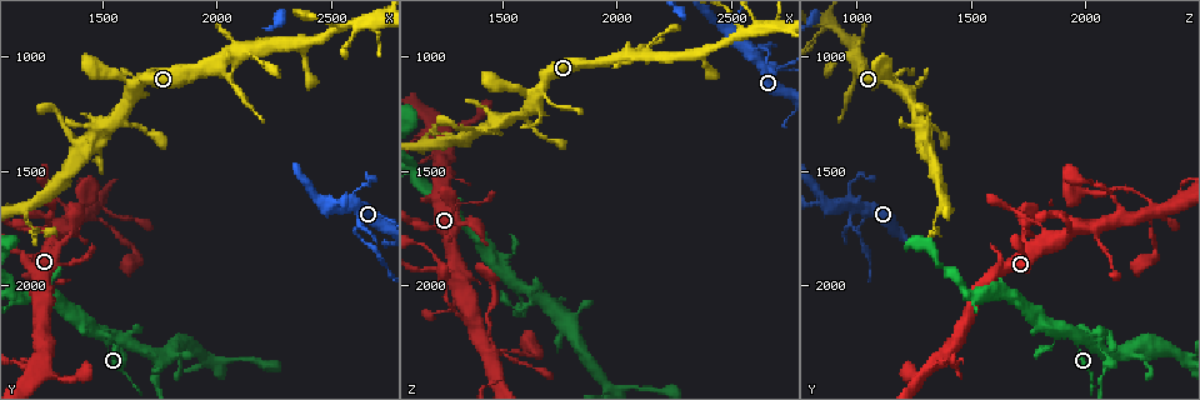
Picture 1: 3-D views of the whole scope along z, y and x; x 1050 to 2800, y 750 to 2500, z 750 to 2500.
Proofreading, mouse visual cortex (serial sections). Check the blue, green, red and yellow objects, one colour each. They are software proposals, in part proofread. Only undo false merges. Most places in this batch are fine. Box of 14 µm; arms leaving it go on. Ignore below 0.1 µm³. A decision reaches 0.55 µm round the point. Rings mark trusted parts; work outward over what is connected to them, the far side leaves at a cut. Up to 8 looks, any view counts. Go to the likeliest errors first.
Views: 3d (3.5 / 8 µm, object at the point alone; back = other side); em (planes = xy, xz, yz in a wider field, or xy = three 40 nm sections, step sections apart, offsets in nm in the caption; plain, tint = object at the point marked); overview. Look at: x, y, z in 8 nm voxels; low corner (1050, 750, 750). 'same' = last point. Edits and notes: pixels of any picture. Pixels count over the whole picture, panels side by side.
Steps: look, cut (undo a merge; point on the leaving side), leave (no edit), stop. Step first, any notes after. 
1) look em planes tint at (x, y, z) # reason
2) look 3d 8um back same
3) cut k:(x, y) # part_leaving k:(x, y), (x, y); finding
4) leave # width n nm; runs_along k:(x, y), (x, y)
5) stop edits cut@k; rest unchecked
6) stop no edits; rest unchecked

look 3d 3.5um at (2600, 1770, 1000) # sharp bend

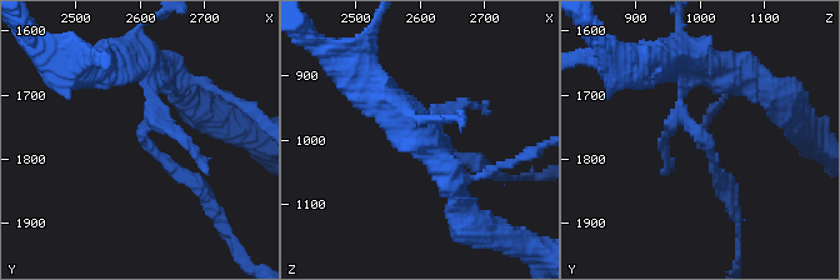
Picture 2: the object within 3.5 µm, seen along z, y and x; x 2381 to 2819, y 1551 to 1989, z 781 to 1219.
look em xy step 2 tint at (2600, 1765, 1000) # now the EM

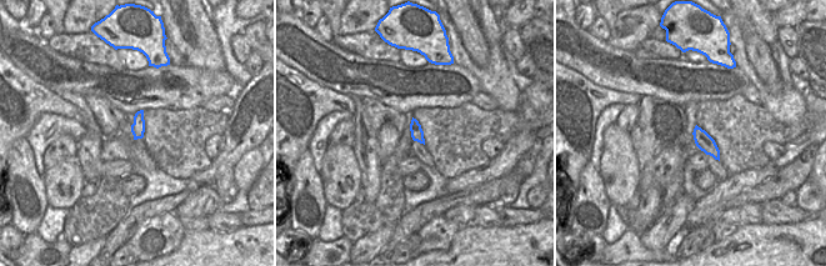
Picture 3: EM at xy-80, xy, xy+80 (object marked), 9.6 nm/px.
leave # runs_along 2:(148, 61), (140, 138), (201, 191); one cell here

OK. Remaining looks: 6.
look 3d 8um at (1290, 1750, 1970) # four or more arms meet

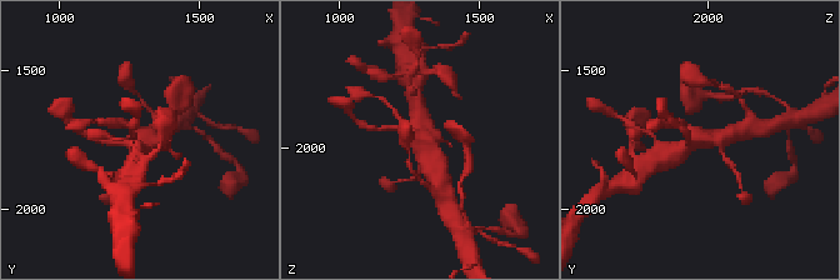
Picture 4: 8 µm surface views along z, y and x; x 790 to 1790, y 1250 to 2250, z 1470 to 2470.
look em xy step 2 tint at (1300, 1740, 1960)

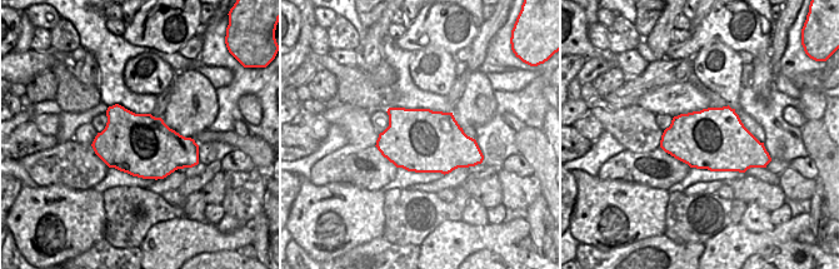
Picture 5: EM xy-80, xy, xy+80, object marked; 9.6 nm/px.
leave # runs_along 4:(666, 156), (696, 139), (728, 136); one cell here

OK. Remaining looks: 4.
look 3d 3.5um at (2530, 880, 900) # a fork

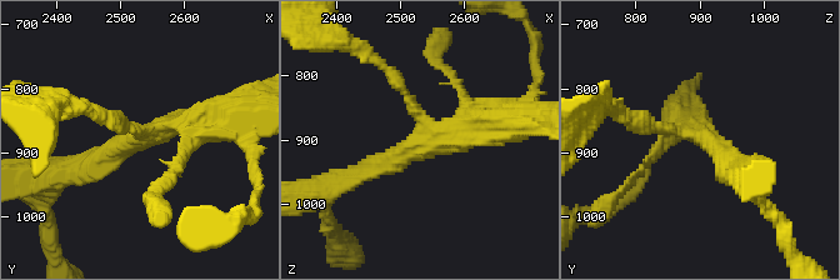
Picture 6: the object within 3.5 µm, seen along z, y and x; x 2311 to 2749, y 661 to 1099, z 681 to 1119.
look em xy step 2 tint at (2540, 875, 905)

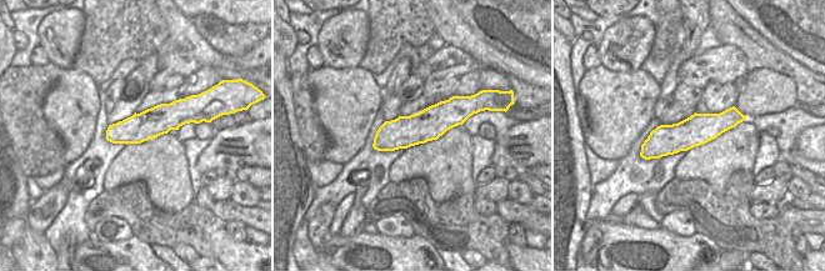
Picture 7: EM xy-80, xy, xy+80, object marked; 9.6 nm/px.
leave # runs_along 7:(740, 118), (666, 139), (644, 154); continuous, no second cell

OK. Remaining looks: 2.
stop no edits; rest unchecked

